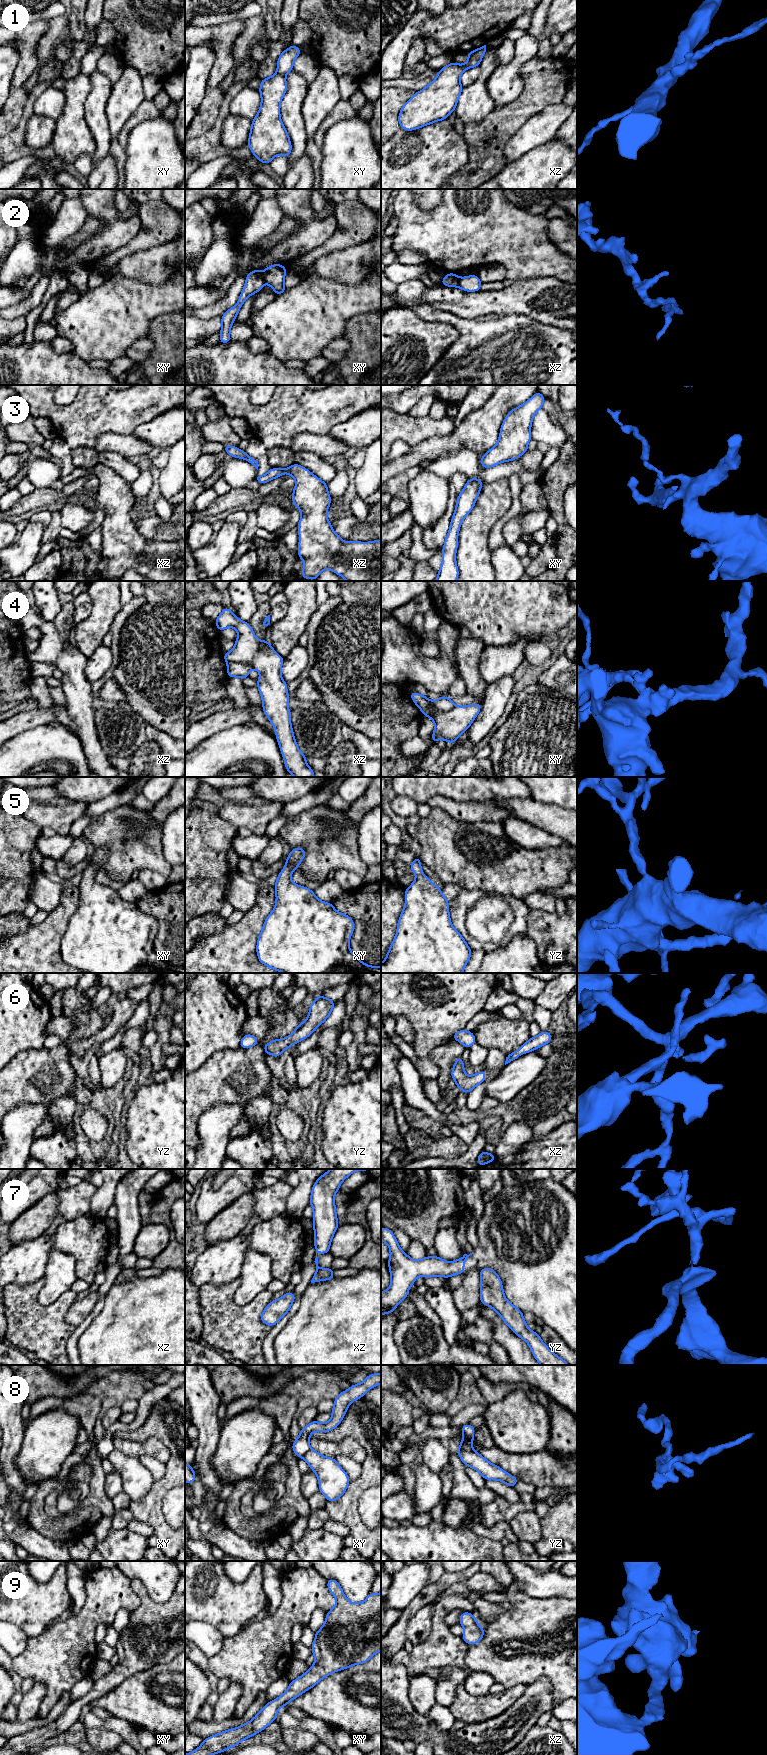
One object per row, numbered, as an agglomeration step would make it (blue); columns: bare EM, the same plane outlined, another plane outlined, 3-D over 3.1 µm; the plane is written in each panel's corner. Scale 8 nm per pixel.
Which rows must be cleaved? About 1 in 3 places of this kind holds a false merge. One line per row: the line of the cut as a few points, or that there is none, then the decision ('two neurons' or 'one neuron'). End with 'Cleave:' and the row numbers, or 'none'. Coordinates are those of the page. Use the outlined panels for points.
1: cut in xz along (472, 51), (480, 59); two neurons
2: cut in xy along (262, 272), (262, 277), (265, 281); two neurons
3: no cut; one neuron
4: cut in xz along (227, 662), (246, 662), (253, 667); two neurons
5: no cut; one neuron
6: no cut; one neuron
7: cut in xz along (319, 1268), (316, 1271); two neurons
8: cut in yz along (472, 1449), (457, 1451); two neurons
9: no cut; one neuron
Cleave: 1, 2, 4, 7, 8

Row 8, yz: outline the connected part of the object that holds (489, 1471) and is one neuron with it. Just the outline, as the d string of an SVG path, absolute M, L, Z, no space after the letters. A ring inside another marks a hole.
M475 1450L457 1451L457 1453L465 1466L477 1470L486 1481L498 1480L513 1488L519 1481L516 1477L502 1470L499 1466L490 1463Z

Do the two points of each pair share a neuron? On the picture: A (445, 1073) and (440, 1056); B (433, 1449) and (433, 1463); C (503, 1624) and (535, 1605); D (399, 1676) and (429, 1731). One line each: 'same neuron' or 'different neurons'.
A: same neuron
B: same neuron
C: same neuron
D: same neuron

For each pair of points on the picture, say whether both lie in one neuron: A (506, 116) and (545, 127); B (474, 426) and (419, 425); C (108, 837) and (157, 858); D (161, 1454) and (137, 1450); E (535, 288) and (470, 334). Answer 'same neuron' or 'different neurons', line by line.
A: different neurons
B: different neurons
C: same neuron
D: same neuron
E: different neurons

